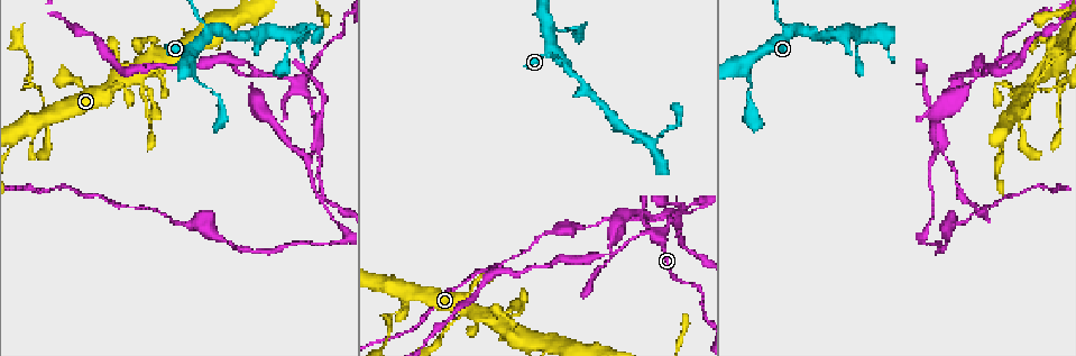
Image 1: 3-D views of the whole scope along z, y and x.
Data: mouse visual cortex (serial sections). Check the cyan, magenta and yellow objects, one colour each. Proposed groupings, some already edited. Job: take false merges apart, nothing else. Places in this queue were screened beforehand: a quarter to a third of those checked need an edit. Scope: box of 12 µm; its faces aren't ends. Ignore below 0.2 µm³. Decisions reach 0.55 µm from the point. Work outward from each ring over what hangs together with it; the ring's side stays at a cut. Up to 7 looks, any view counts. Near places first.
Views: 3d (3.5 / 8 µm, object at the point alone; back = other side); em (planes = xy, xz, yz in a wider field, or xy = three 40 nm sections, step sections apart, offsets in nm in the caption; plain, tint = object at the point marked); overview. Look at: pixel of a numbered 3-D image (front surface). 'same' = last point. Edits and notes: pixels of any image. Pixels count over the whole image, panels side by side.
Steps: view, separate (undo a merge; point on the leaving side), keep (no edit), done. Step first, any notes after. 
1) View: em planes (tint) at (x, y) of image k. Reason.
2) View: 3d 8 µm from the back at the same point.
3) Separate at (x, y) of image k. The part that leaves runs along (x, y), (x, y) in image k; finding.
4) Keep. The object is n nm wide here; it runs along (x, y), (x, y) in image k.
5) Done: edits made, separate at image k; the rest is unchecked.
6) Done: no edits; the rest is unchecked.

View: 3d 3.5 µm at (207, 33) of image 1. Thin neck.

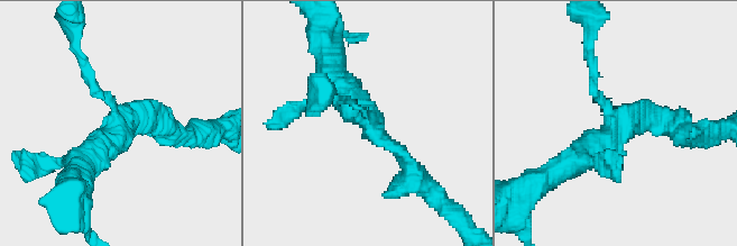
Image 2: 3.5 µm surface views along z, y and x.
View: em xy step 3 (tint) at (373, 121) of image 2. 3 arms meet here; the arms are 100, 250, 350 nm wide.

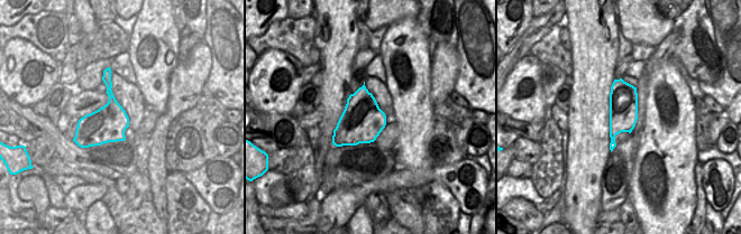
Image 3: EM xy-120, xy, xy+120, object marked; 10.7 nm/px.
Keep. It runs along (321, 91), (348, 97), (414, 175) in image 2; one cell here.

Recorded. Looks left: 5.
View: 3d 3.5 µm from the back at (664, 226) of image 1.

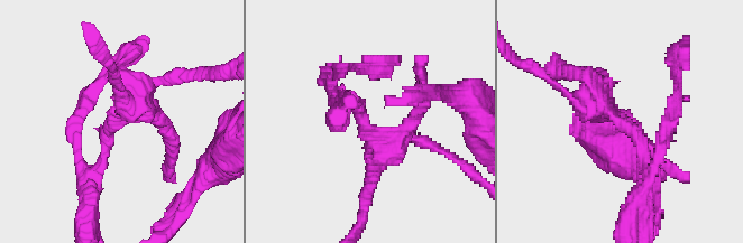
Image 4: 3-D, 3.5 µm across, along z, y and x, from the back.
View: em xy step 1 (tint) at (112, 123) of image 4. Shape alone is not enough.

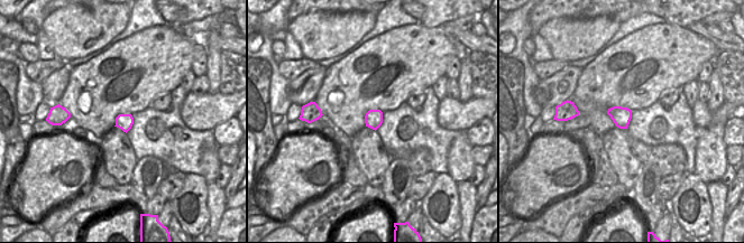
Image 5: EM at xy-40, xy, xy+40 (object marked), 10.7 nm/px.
Separate at (185, 74) of image 4. The part that leaves runs along (382, 142), (357, 104), (340, 102) in image 4; a second cell is stuck on.

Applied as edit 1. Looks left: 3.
View: 3d 8 µm at (55, 110) of image 1.

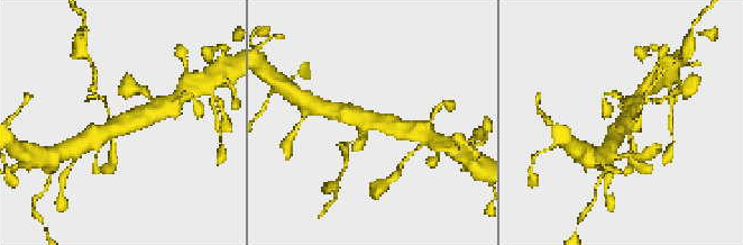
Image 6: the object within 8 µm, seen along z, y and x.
View: 3d 3.5 µm at (625, 124) of image 6. Zoom in.

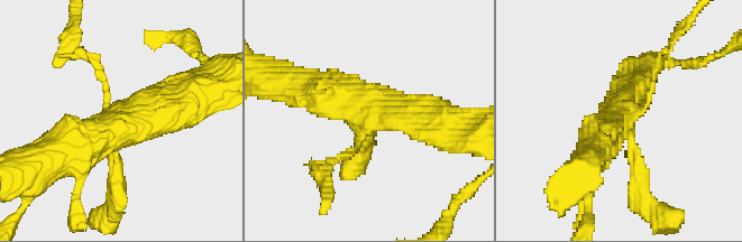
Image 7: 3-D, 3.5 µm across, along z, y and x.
View: em xy step 3 (tint) at (132, 114) of image 7. Need the tissue.

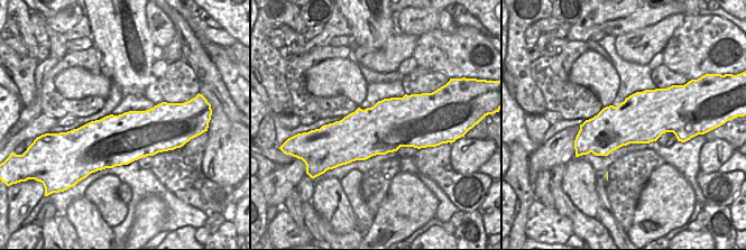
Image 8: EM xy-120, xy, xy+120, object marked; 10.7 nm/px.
Separate at (98, 71) of image 7. Two cells meet here.

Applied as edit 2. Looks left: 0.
Done: edits made, separate at image 4, separate at image 7; the rest is unchecked.

